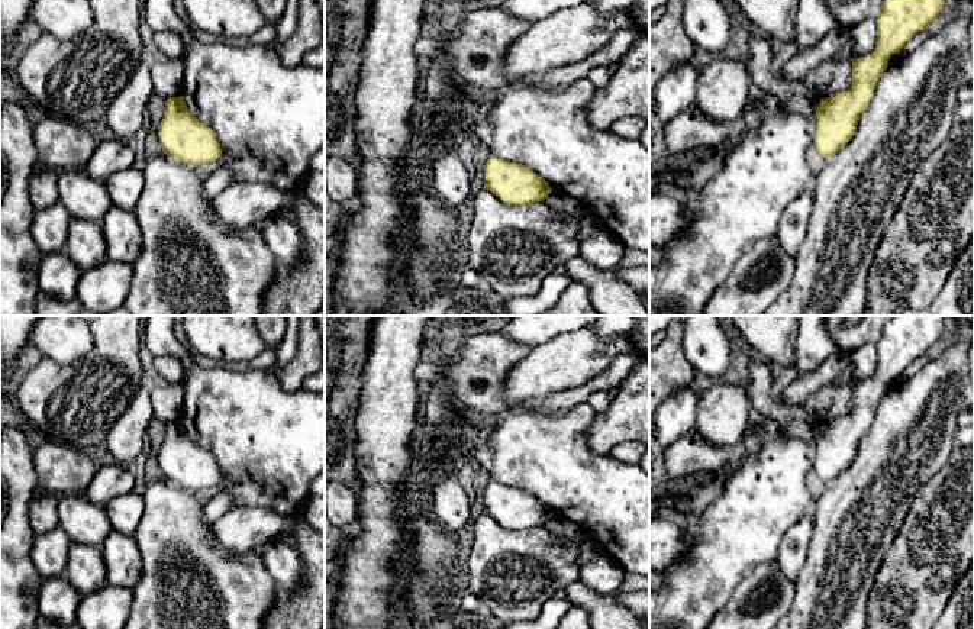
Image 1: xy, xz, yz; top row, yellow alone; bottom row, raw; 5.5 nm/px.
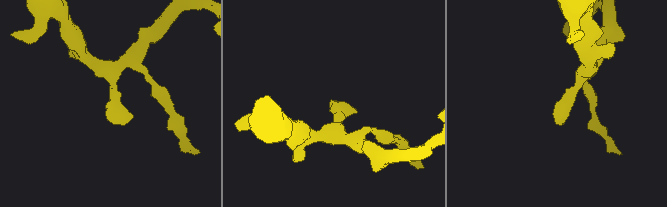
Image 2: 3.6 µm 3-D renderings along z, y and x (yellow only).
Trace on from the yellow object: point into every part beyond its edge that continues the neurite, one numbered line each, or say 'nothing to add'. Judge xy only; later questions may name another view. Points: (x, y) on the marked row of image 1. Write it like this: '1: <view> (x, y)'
nothing to add

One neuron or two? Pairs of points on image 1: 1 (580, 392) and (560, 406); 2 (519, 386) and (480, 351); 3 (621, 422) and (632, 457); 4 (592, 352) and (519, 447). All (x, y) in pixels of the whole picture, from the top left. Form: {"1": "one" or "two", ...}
{"1": "one", "2": "two", "3": "two", "4": "two"}

